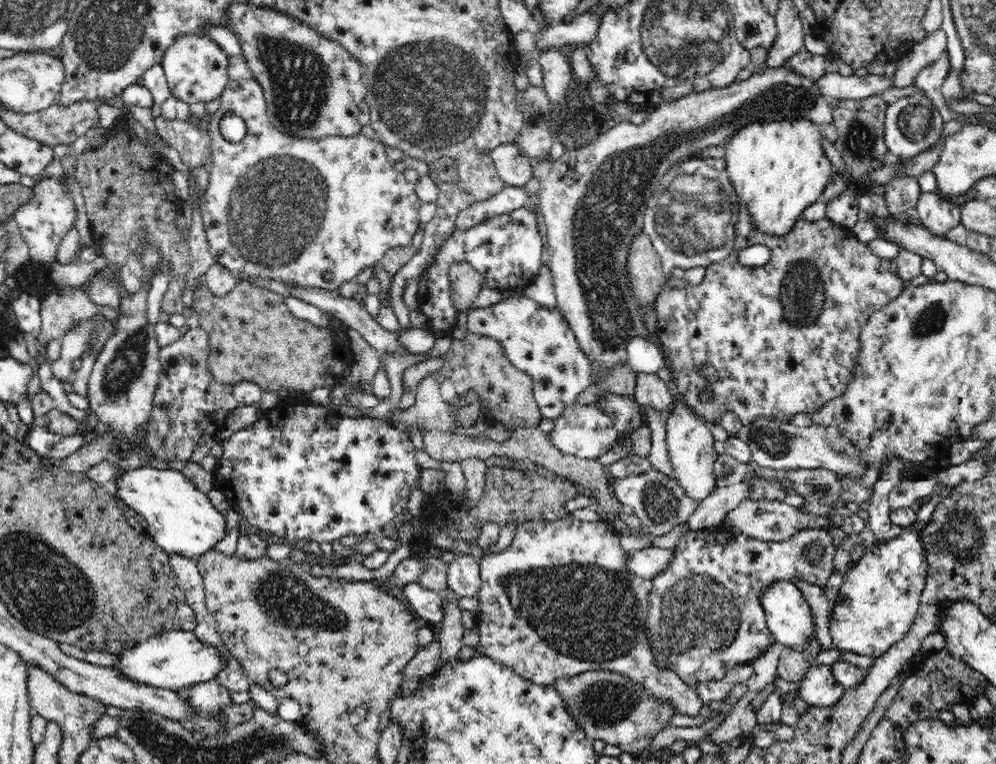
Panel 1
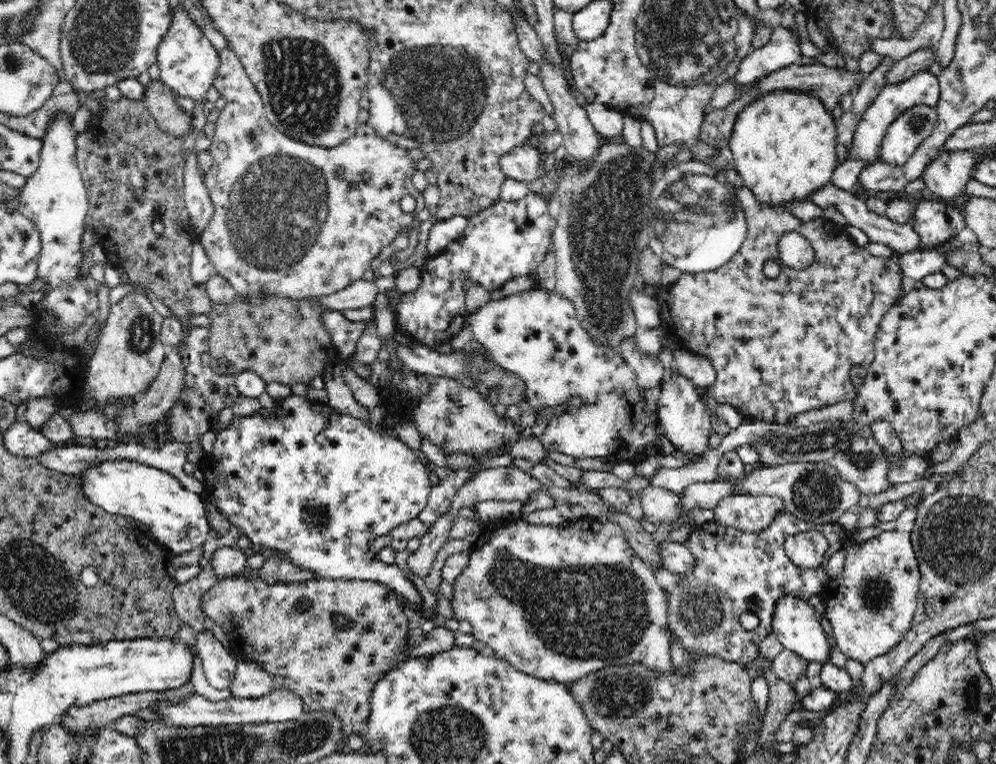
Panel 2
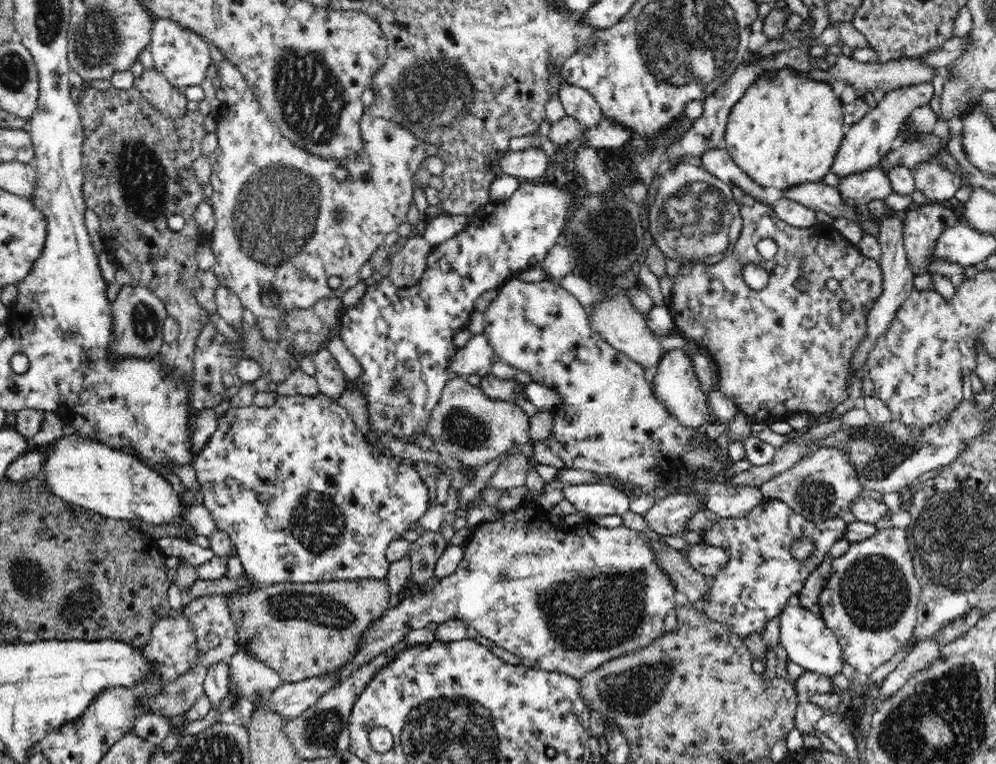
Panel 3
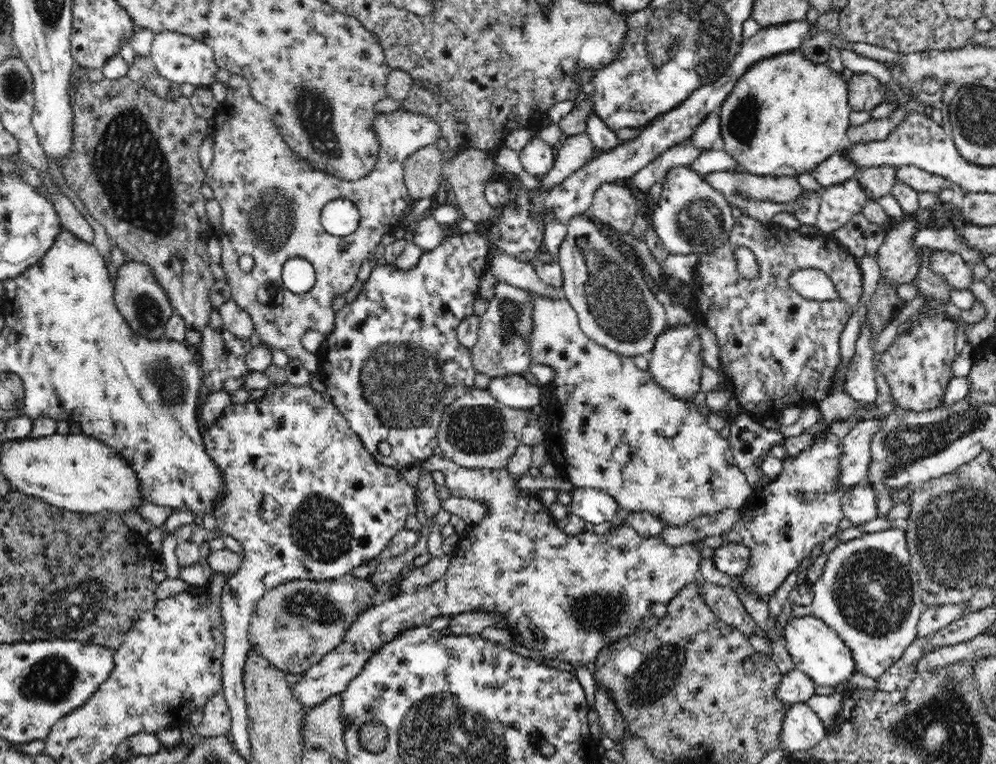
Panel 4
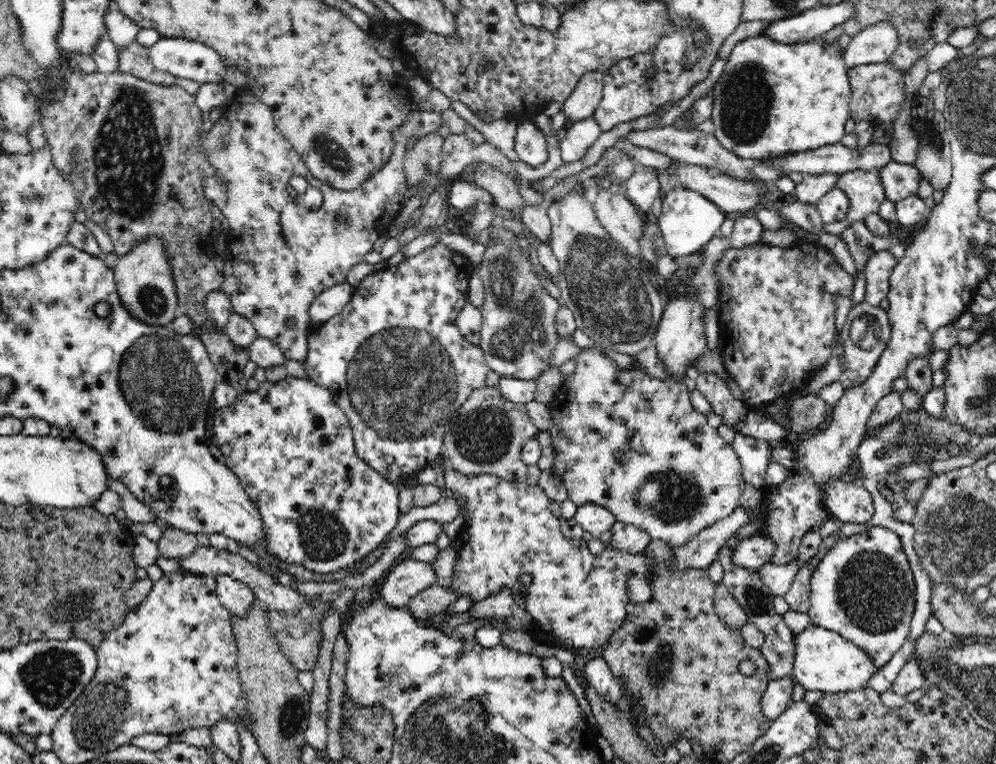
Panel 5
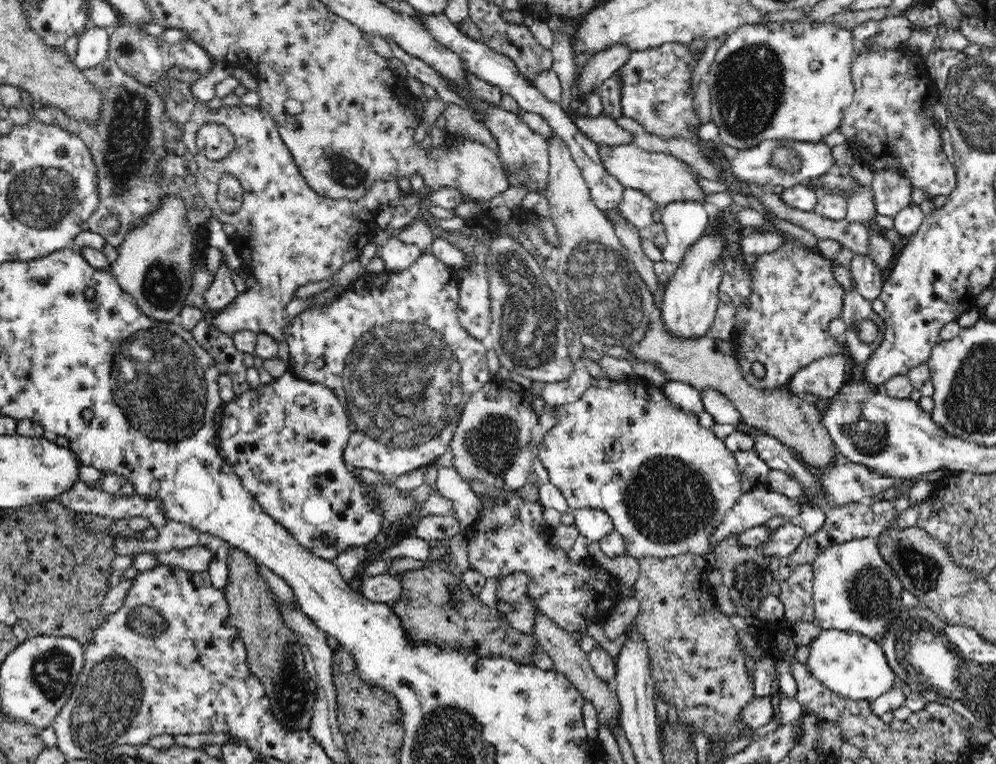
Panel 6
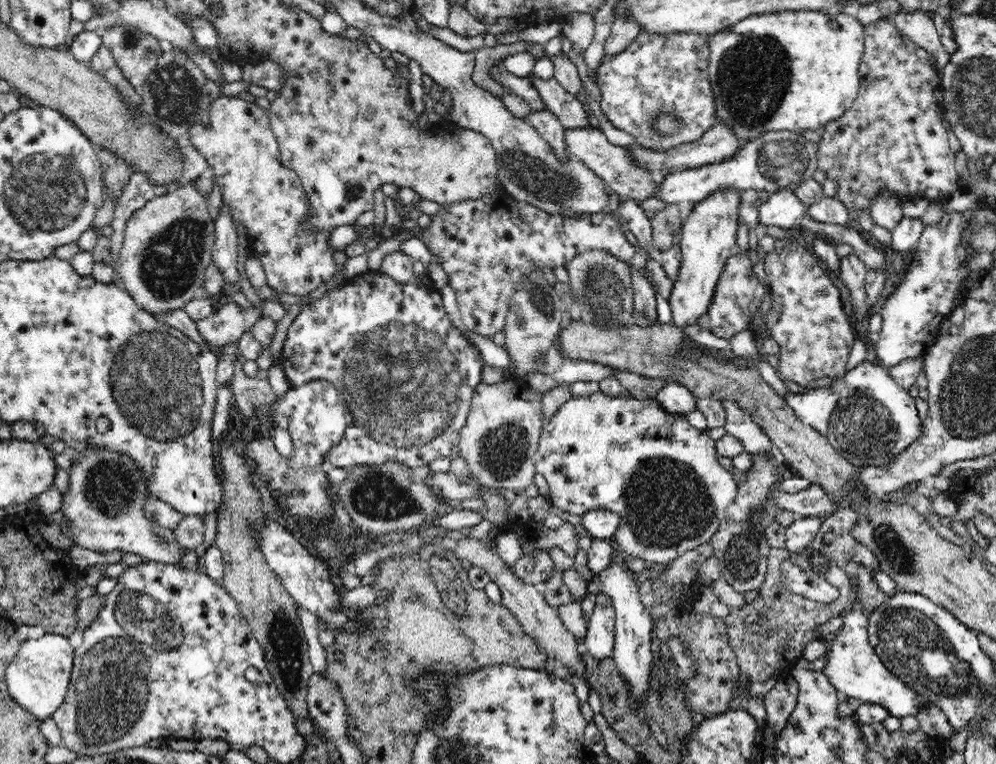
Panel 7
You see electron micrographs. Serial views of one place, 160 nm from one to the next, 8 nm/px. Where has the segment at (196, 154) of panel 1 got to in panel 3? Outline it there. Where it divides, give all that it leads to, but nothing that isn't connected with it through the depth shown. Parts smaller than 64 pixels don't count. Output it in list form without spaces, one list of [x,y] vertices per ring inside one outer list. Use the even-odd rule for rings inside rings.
[[[145,68],[142,76],[134,80],[134,87],[164,117],[178,119],[188,112],[186,109],[188,99],[183,90],[168,82],[155,68]]]

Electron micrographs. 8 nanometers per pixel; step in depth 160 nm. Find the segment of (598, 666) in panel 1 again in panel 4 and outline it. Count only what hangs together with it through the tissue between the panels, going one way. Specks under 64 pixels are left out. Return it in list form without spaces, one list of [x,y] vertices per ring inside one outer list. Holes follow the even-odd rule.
[[[439,455],[420,460],[419,466],[421,471],[430,473],[442,471],[452,497],[481,500],[487,506],[487,513],[478,524],[465,530],[462,535],[464,544],[458,544],[448,570],[440,580],[419,588],[415,593],[392,595],[381,604],[362,612],[334,652],[328,653],[302,674],[302,679],[293,688],[292,696],[306,711],[330,696],[341,695],[347,690],[369,658],[388,641],[398,638],[400,632],[426,625],[440,615],[454,617],[470,612],[499,614],[501,617],[491,624],[493,628],[510,628],[517,644],[542,652],[548,656],[548,660],[558,660],[562,664],[595,662],[598,653],[606,646],[639,632],[643,622],[651,618],[653,612],[650,605],[653,602],[667,604],[700,575],[701,550],[704,546],[701,541],[697,542],[697,546],[667,546],[657,537],[644,538],[634,527],[624,524],[611,528],[604,535],[585,530],[568,535],[556,524],[557,520],[552,517],[541,494],[522,489],[520,479],[504,468],[468,469]]]

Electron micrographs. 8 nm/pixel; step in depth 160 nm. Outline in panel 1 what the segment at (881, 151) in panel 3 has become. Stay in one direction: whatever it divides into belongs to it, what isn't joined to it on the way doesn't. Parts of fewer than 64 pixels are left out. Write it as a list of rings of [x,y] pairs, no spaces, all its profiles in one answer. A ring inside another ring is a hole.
[[[947,50],[940,54],[940,58],[934,64],[926,66],[914,78],[913,86],[919,89],[920,95],[924,95],[931,100],[931,103],[941,112],[944,123],[949,120],[960,120],[961,117],[954,111],[949,110],[944,105],[944,96],[942,95],[942,83],[948,77],[950,71],[950,57]]]

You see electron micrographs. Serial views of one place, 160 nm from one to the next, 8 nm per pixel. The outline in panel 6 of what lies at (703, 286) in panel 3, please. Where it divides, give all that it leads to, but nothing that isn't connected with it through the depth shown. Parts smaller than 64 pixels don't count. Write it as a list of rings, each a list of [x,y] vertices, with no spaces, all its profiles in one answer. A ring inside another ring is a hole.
[[[786,236],[785,243],[772,252],[760,254],[755,261],[755,267],[750,269],[747,261],[744,268],[749,275],[749,296],[737,307],[730,342],[733,346],[733,356],[736,357],[737,368],[748,384],[754,389],[772,390],[786,388],[798,370],[806,368],[815,360],[830,356],[840,351],[840,339],[830,335],[828,324],[834,318],[839,318],[843,310],[843,288],[835,279],[831,266],[833,261],[814,252],[810,247]],[[760,362],[765,368],[763,378],[758,378],[752,371],[752,364]]]

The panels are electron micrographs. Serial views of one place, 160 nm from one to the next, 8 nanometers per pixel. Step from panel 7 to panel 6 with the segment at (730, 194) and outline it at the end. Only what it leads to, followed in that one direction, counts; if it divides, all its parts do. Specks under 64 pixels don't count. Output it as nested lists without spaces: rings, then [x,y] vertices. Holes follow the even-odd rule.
[[[721,215],[717,216],[714,224],[703,232],[702,238],[690,246],[686,256],[675,267],[671,267],[671,277],[659,295],[658,314],[665,332],[672,338],[692,340],[704,337],[714,322],[723,277],[722,254],[728,244],[725,227]]]

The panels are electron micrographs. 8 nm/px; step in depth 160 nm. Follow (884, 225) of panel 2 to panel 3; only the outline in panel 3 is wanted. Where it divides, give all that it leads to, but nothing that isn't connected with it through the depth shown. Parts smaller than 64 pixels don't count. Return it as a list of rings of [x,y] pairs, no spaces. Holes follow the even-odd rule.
[[[823,180],[820,182],[805,182],[782,191],[784,197],[799,202],[802,206],[820,211],[825,218],[838,219],[841,217],[855,220],[862,228],[864,235],[874,235],[877,238],[879,226],[866,216],[858,214],[856,209],[848,207],[843,201],[837,187],[828,186]]]

